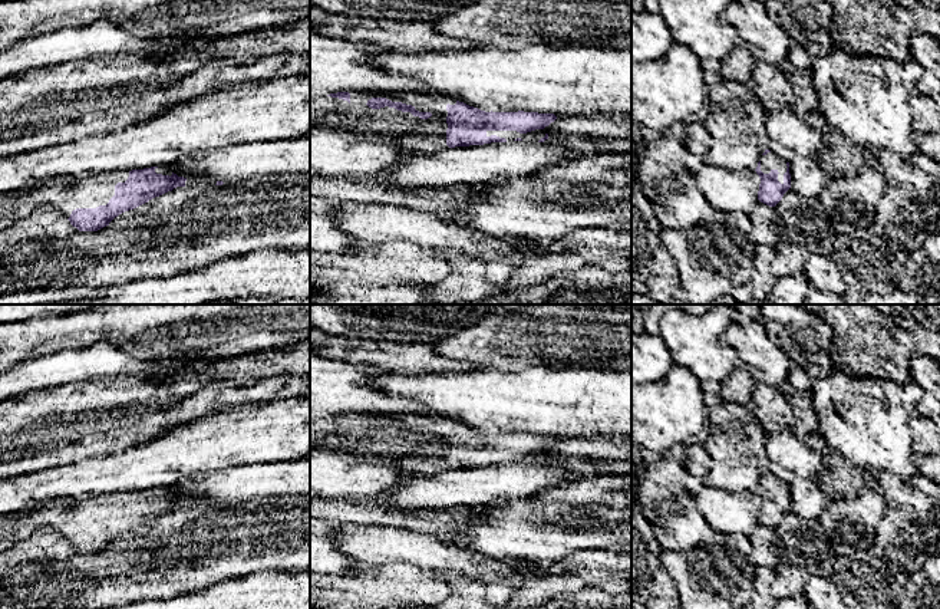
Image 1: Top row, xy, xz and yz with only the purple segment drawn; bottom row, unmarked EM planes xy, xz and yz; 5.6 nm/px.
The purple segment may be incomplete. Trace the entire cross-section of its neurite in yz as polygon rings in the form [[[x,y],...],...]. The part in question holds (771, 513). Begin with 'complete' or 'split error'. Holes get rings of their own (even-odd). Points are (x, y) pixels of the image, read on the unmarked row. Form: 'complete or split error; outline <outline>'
split error; outline [[[765,471],[755,493],[761,500],[758,521],[775,529],[791,510],[789,484]]]

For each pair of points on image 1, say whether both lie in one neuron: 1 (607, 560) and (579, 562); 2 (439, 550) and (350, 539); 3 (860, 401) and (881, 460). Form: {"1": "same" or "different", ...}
{"1": "same", "2": "same", "3": "same"}

